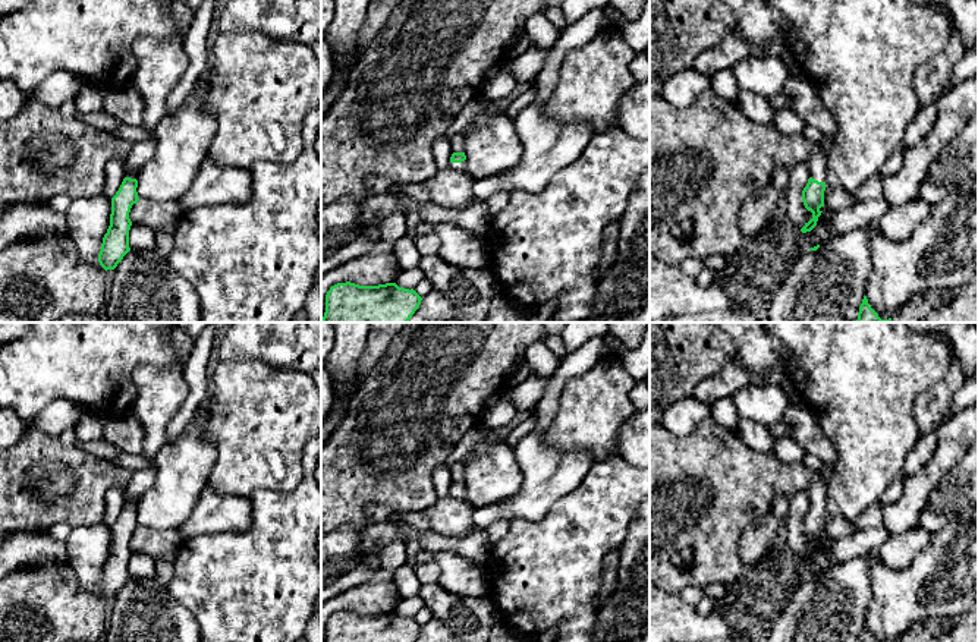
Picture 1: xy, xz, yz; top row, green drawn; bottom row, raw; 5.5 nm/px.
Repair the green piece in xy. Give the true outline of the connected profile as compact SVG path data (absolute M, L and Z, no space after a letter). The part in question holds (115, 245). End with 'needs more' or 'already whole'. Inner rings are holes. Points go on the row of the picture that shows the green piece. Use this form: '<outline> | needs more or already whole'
M142 139L132 142L129 155L126 157L125 179L111 198L110 226L103 237L101 251L98 254L100 265L107 270L114 270L123 257L130 251L129 248L129 230L132 221L129 213L138 198L138 173L148 164L155 154L155 142L151 139Z | needs more

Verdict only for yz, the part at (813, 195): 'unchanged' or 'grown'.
grown

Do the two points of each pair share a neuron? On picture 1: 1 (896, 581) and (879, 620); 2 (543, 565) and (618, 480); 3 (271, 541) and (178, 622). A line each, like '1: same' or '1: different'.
1: same
2: same
3: different

